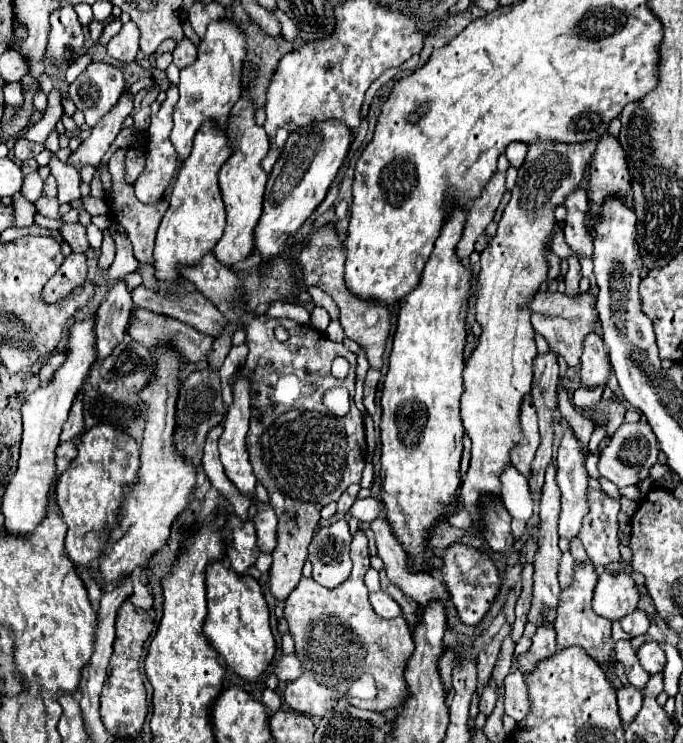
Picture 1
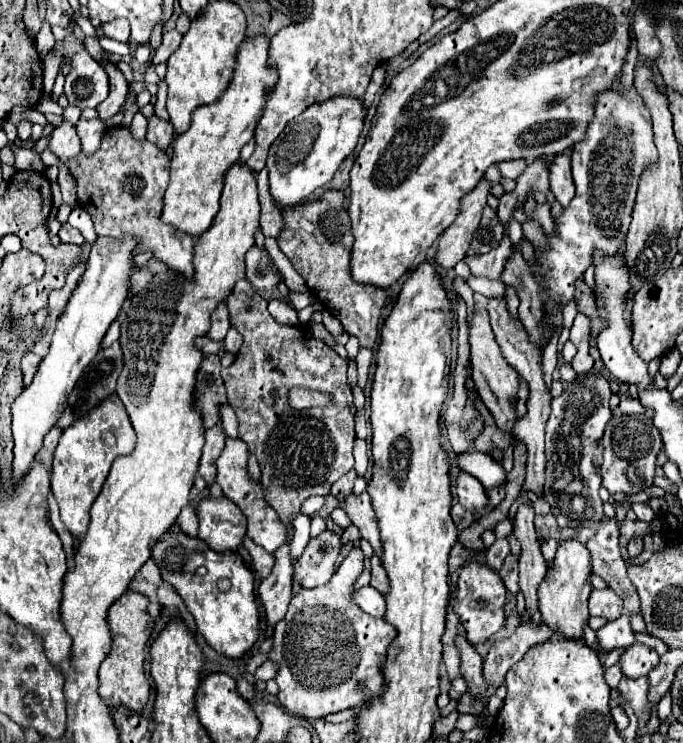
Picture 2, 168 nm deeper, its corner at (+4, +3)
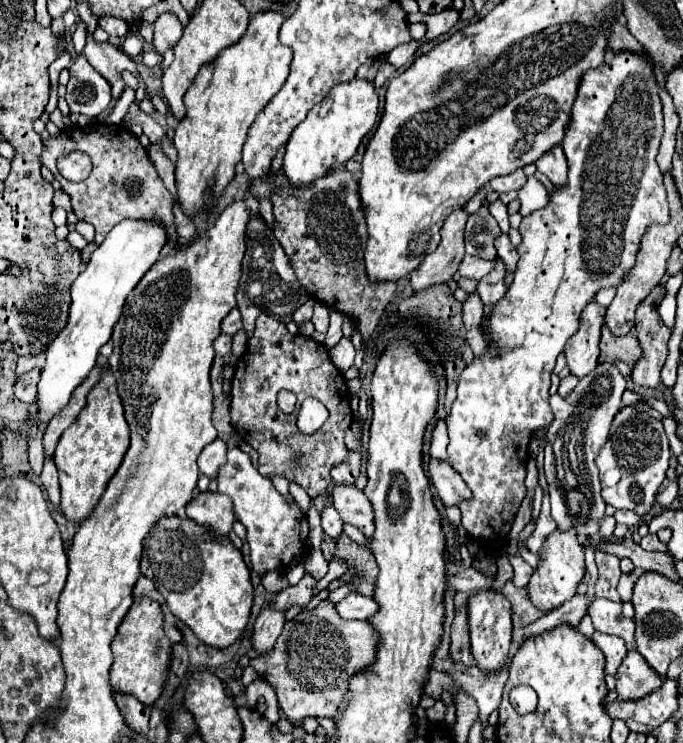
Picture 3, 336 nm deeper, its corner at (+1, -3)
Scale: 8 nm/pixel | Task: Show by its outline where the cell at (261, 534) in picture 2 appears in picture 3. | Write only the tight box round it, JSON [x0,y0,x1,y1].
[218,448,308,576]

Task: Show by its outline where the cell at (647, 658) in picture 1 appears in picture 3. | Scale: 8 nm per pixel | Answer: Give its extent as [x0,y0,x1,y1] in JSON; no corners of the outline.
[616,650,662,700]

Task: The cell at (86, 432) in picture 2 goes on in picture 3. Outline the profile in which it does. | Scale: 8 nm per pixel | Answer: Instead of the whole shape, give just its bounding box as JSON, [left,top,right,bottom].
[54,372,128,522]

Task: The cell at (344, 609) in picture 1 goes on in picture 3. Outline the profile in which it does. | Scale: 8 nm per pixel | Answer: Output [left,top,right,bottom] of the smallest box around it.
[250,602,376,722]

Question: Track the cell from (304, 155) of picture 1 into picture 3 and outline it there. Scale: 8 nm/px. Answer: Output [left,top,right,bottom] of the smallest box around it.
[282,78,378,186]

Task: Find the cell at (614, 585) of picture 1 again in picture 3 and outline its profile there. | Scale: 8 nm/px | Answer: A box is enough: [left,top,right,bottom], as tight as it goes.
[588,598,634,648]

